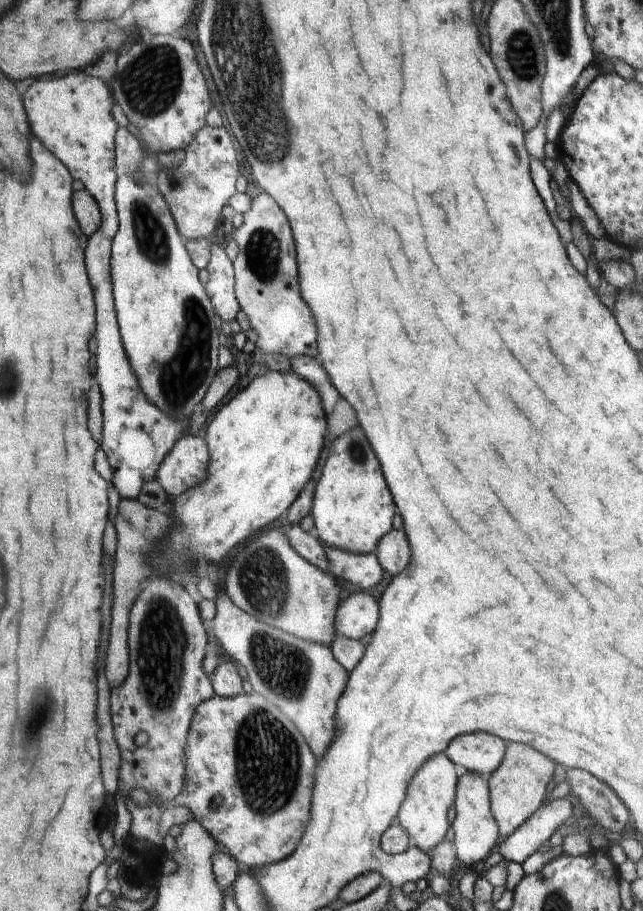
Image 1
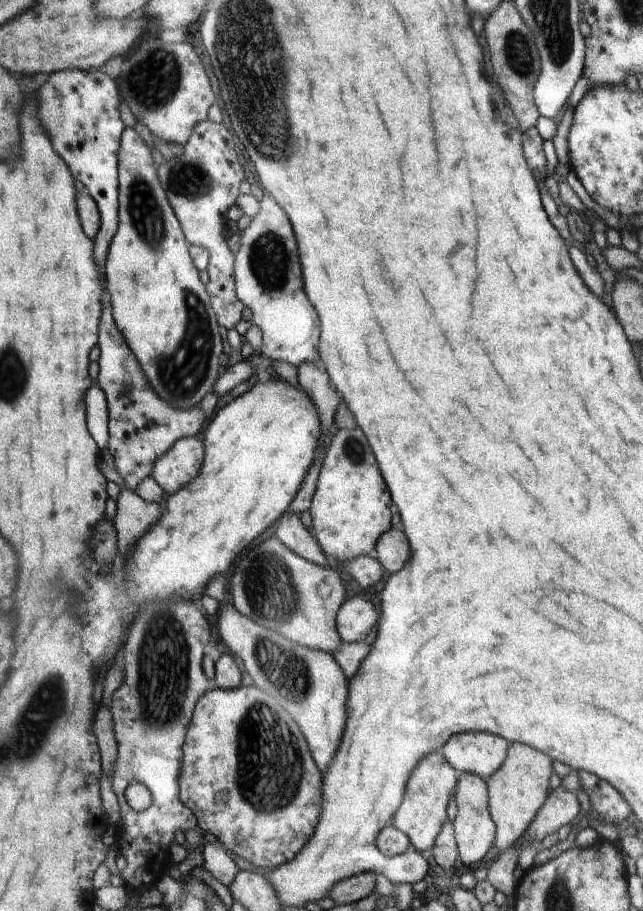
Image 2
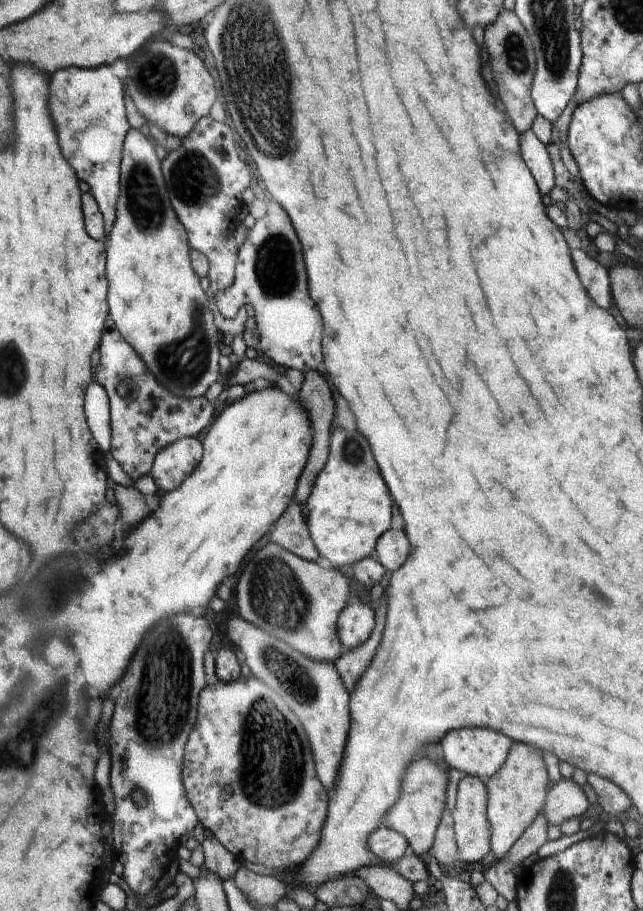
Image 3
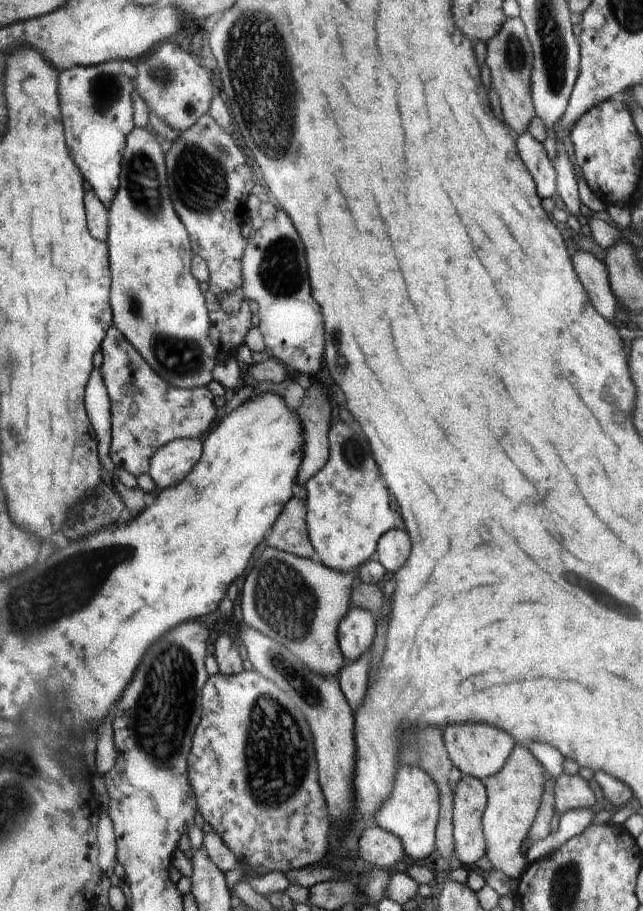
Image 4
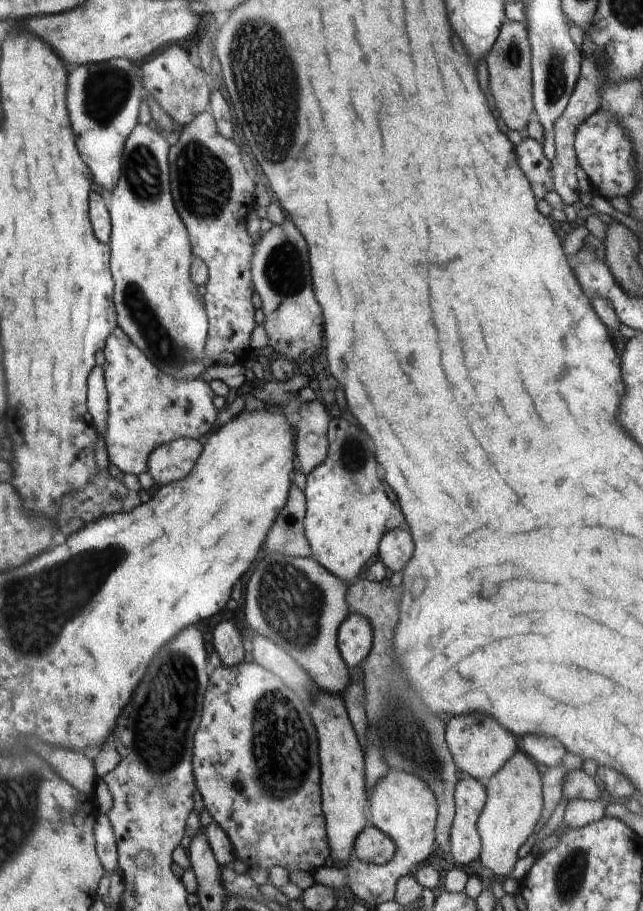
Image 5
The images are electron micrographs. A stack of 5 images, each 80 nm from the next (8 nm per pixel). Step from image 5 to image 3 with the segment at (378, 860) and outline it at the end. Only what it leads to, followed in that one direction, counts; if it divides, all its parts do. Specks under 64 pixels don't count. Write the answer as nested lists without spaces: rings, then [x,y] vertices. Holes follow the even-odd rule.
[[[382,824],[370,833],[368,845],[369,849],[382,860],[382,864],[386,864],[402,858],[406,854],[409,841],[405,835]]]

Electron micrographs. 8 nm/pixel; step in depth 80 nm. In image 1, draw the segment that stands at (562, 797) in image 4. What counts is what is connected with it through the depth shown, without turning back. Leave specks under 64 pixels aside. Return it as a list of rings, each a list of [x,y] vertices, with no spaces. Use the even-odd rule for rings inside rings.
[[[566,798],[551,800],[537,810],[515,834],[499,843],[497,850],[506,861],[522,864],[538,848],[550,840],[558,824],[562,824],[572,812],[572,806]]]

